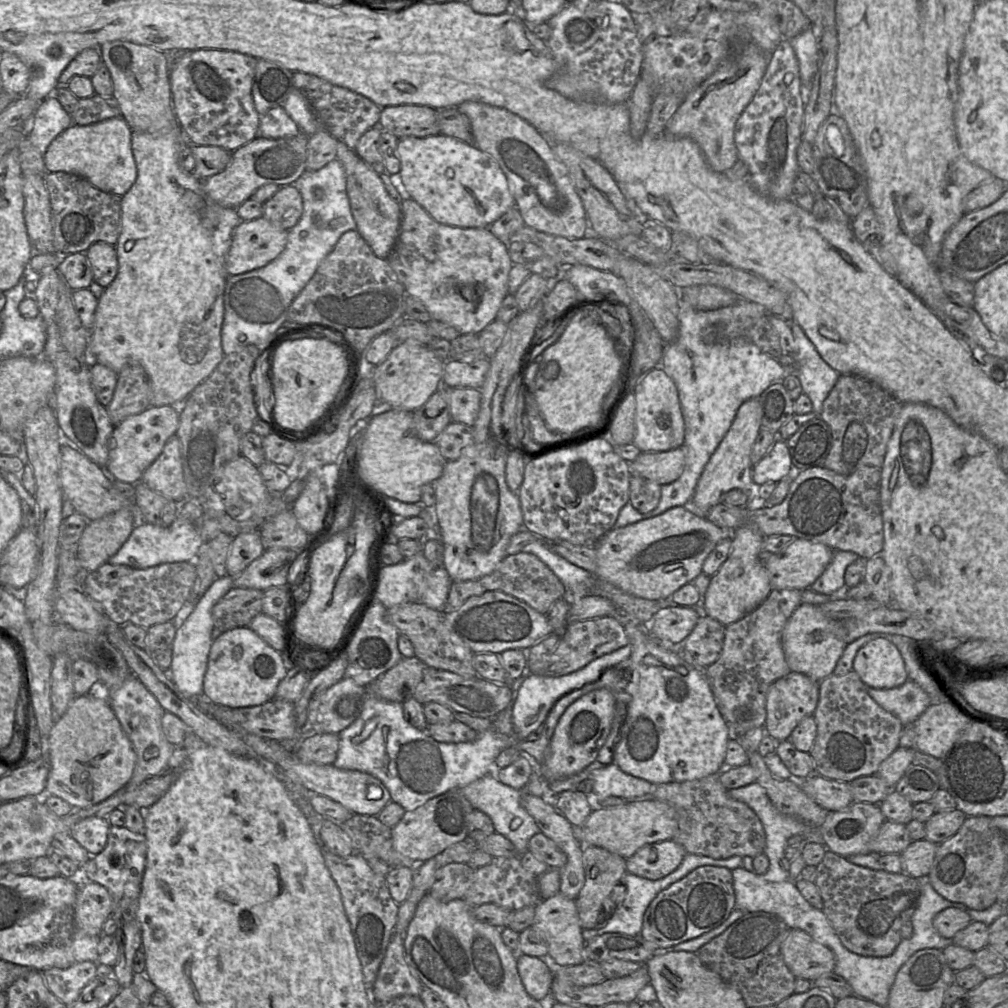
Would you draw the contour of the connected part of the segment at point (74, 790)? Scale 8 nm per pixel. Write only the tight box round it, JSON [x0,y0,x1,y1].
[45,690,137,808]

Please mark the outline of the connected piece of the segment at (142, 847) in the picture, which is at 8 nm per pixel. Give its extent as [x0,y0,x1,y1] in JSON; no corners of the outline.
[81,826,147,988]

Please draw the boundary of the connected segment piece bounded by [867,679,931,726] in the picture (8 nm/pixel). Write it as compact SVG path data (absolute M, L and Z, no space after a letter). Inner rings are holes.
M910 679L892 689L867 687L867 692L879 706L899 718L904 726L914 722L931 705L929 695Z

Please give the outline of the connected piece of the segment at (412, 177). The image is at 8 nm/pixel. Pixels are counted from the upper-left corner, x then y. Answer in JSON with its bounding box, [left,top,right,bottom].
[398,134,515,228]

